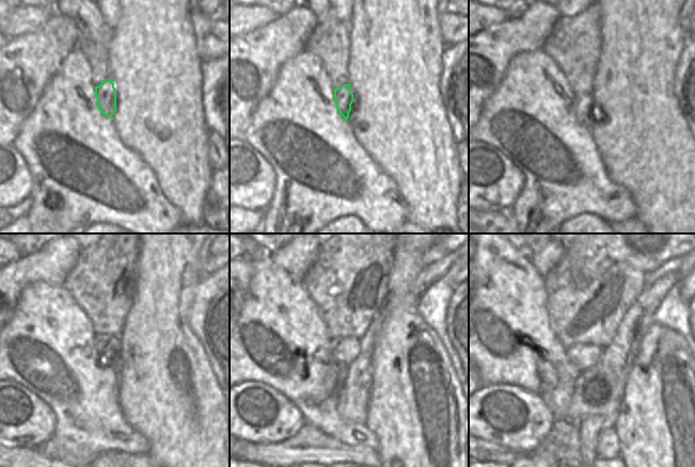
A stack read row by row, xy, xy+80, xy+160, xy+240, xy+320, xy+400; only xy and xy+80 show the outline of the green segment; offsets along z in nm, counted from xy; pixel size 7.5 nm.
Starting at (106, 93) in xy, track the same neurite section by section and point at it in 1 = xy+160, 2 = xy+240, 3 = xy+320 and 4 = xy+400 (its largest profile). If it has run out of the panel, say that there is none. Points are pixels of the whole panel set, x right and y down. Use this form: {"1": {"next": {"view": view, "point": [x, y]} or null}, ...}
{"1": {"next": {"view": "xy+160", "point": [583, 102]}}, "2": {"next": {"view": "xy+240", "point": [108, 347]}}, "3": {"next": {"view": "xy+320", "point": [346, 350]}}, "4": {"next": {"view": "xy+400", "point": [583, 356]}}}

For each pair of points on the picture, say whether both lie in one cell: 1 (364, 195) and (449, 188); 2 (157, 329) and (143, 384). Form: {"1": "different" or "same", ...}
{"1": "different", "2": "same"}

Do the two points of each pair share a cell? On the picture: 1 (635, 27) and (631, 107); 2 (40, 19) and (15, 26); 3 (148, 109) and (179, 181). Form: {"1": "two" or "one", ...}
{"1": "one", "2": "one", "3": "one"}

